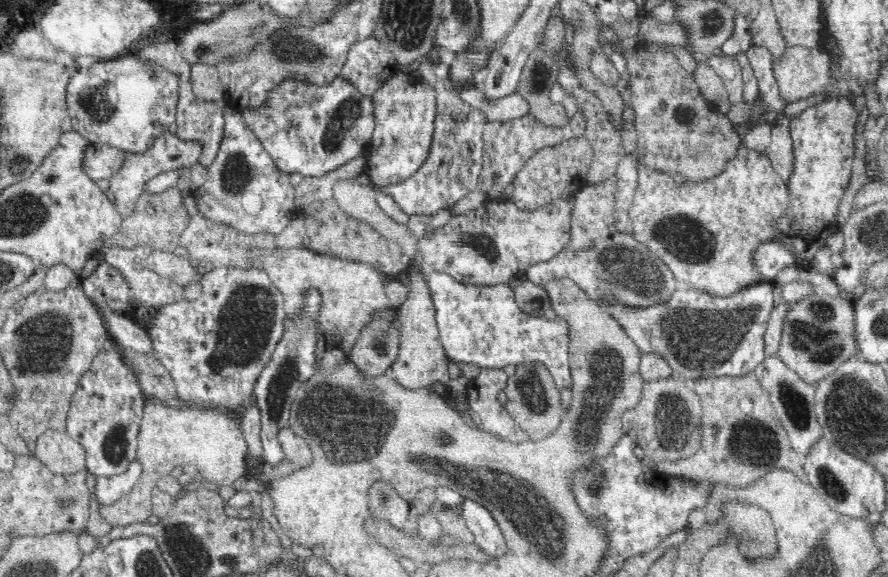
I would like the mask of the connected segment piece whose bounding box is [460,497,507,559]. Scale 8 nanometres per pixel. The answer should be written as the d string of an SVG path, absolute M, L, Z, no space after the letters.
M464 497L460 503L460 513L475 538L478 551L484 550L495 559L506 554L507 542L502 529L486 507Z

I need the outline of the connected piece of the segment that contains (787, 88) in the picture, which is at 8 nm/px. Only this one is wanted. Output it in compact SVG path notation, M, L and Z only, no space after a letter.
M787 46L786 53L780 58L773 58L773 74L778 83L780 98L785 100L800 100L800 98L812 98L818 92L833 90L833 74L829 67L828 52L823 47L808 48L800 46Z

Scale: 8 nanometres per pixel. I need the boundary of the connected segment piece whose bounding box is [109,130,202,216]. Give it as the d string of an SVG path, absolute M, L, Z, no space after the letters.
M168 130L157 136L146 152L138 154L124 151L124 164L109 179L109 195L112 197L120 214L127 216L132 213L136 201L144 192L149 191L148 186L151 179L168 170L178 170L178 168L196 165L201 152L202 145L199 142L182 140L177 137L177 133L170 133Z

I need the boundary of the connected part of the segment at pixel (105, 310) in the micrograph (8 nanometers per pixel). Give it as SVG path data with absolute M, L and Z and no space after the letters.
M107 303L96 305L103 316L107 332L114 341L132 351L153 354L155 350L148 333L142 328L134 328L134 324L128 320L128 314L127 318L124 318L124 315L118 316L114 310L108 308Z

